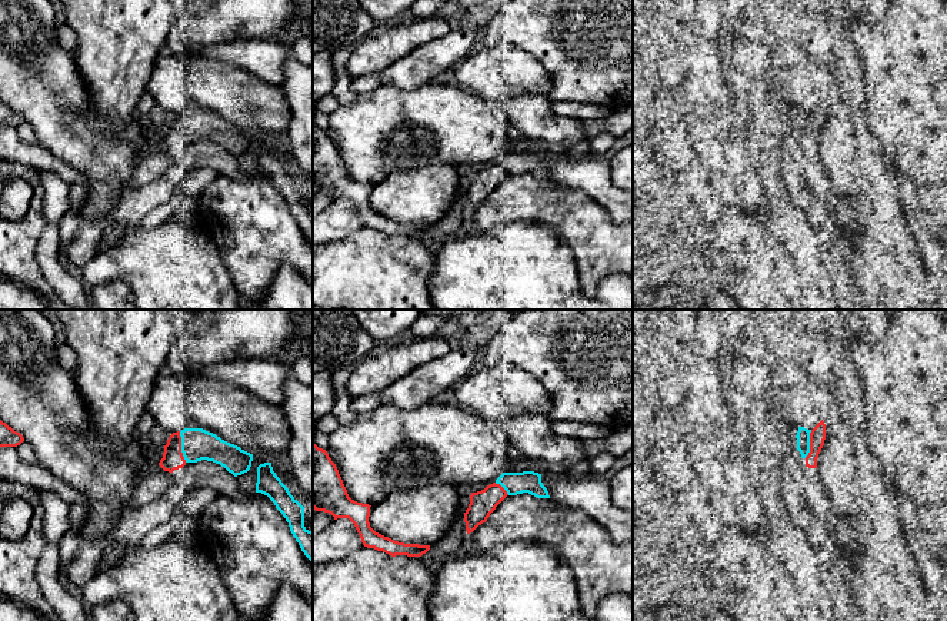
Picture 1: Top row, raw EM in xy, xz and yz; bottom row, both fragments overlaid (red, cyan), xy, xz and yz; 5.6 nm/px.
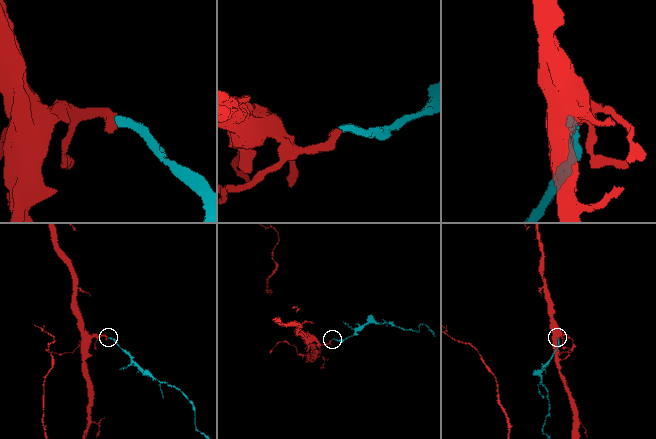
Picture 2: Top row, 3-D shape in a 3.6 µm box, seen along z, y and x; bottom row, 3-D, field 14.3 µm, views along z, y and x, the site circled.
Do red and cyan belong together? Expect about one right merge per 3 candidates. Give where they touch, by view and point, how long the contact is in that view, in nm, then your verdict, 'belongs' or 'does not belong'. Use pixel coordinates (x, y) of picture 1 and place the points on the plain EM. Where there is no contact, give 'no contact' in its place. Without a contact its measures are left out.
meets red in xy at (180, 127); contact 180 nm long; belongs

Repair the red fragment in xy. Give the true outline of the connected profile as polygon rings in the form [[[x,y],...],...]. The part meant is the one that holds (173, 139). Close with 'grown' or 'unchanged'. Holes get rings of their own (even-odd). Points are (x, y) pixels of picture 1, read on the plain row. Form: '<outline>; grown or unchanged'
[[[184,108],[169,117],[159,146],[164,151],[173,153],[187,143],[201,140],[220,144],[237,157],[250,150],[253,134],[203,108]]]; grown

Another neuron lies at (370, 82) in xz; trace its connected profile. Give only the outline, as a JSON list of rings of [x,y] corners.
[[[380,73],[367,74],[364,77],[353,79],[353,90],[354,94],[360,94],[364,91],[370,91],[381,86],[381,76]]]

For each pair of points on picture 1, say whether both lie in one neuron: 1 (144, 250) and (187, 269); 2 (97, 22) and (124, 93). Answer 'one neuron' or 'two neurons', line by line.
1: one neuron
2: one neuron

